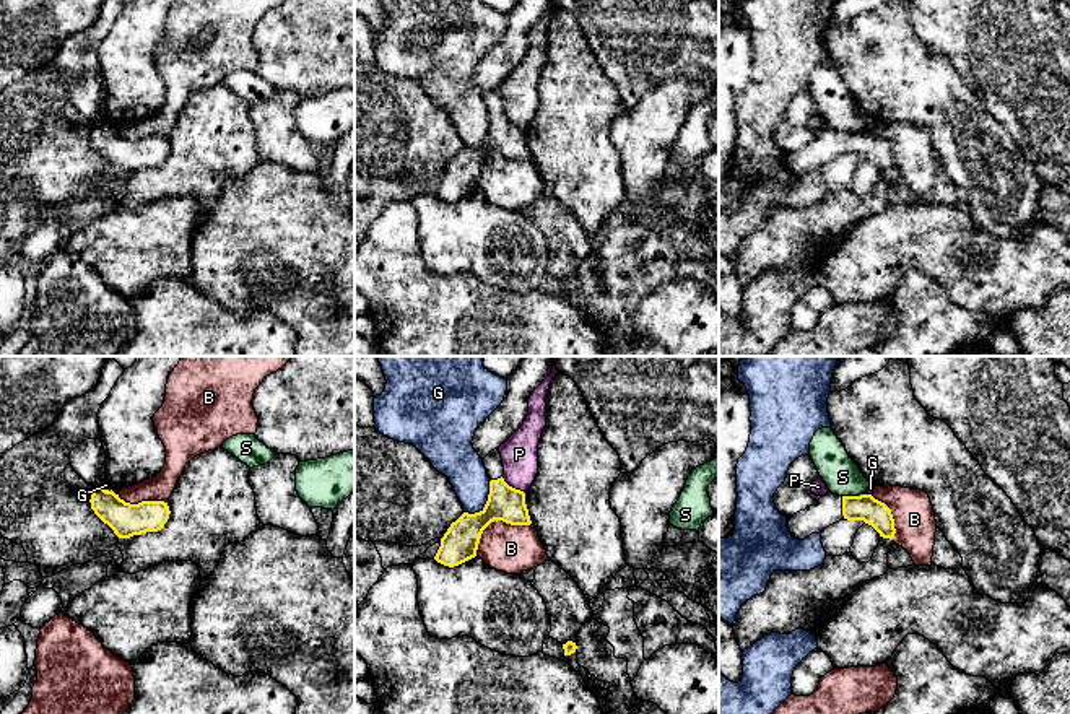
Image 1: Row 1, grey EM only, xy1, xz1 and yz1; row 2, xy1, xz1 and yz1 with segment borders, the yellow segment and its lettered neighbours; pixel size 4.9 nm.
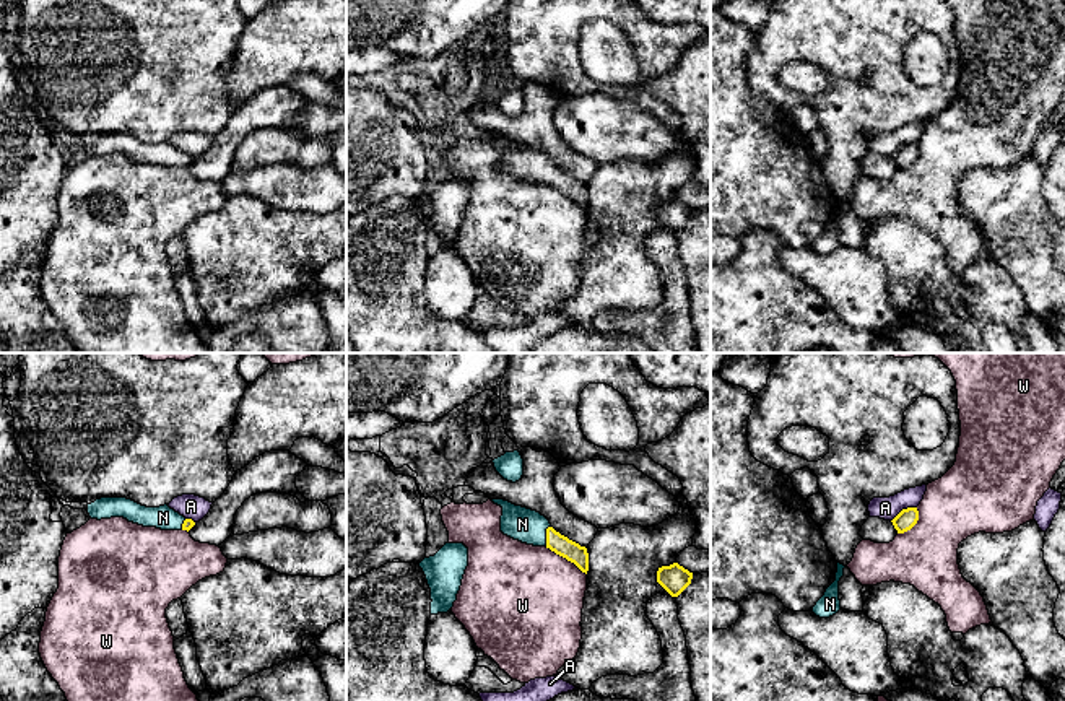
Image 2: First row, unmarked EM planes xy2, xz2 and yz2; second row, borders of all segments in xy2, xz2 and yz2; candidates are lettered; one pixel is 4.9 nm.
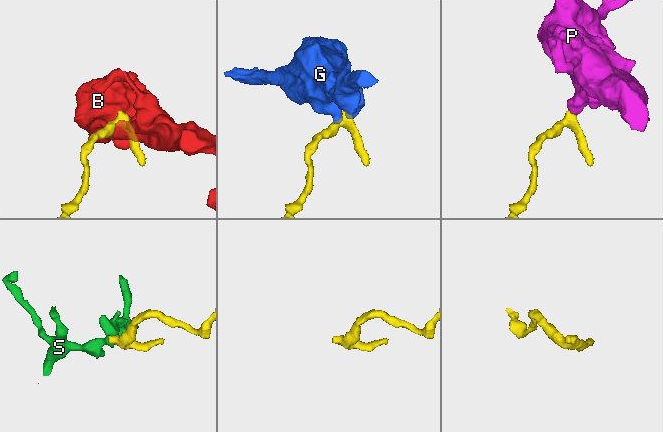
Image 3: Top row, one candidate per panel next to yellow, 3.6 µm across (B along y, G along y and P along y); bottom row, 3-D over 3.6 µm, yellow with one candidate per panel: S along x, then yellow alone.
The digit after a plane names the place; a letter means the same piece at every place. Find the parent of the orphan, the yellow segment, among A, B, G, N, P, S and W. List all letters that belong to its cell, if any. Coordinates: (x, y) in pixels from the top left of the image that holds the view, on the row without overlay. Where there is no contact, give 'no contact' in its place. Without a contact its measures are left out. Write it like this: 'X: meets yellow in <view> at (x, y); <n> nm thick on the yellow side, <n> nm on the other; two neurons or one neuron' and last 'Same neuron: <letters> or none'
A: meets yellow in yz2 at (903, 145); 100 nm thick on the yellow side, 110 nm on the other; two neurons
B: meets yellow in xz1 at (495, 155); 180 nm thick on the yellow side, 240 nm on the other; two neurons
G: meets yellow in xz1 at (485, 140); 180 nm thick on the yellow side, 190 nm on the other; two neurons
N: meets yellow in xz2 at (547, 171); 100 nm thick on the yellow side, 170 nm on the other; one neuron
P: meets yellow in xz1 at (511, 122); 180 nm thick on the yellow side, 180 nm on the other; two neurons
S: meets yellow in yz1 at (852, 132); 130 nm thick on the yellow side, 180 nm on the other; two neurons
W: meets yellow in xz2 at (566, 194); 100 nm thick on the yellow side, 480 nm on the other; two neurons
Same neuron: N

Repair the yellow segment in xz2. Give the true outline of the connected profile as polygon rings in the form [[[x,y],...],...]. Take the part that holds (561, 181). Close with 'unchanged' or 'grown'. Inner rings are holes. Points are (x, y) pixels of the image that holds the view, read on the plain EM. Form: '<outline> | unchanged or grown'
[[[491,135],[502,143],[501,168],[514,176],[533,182],[546,182],[556,190],[574,198],[582,208],[589,207],[589,189],[585,182],[556,168],[550,156],[537,146],[515,142],[504,135]]] | grown

